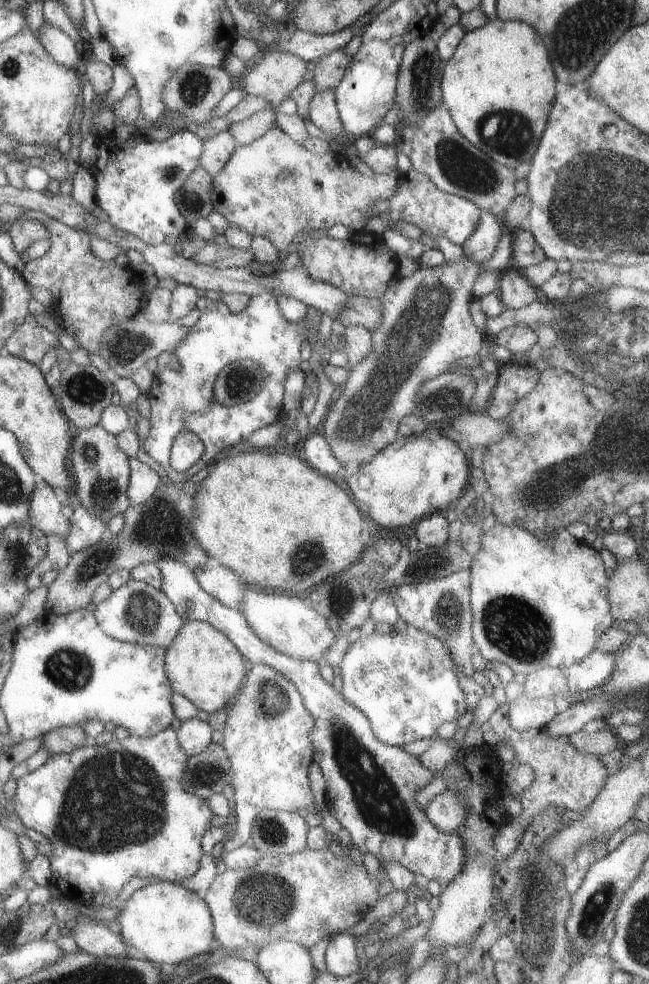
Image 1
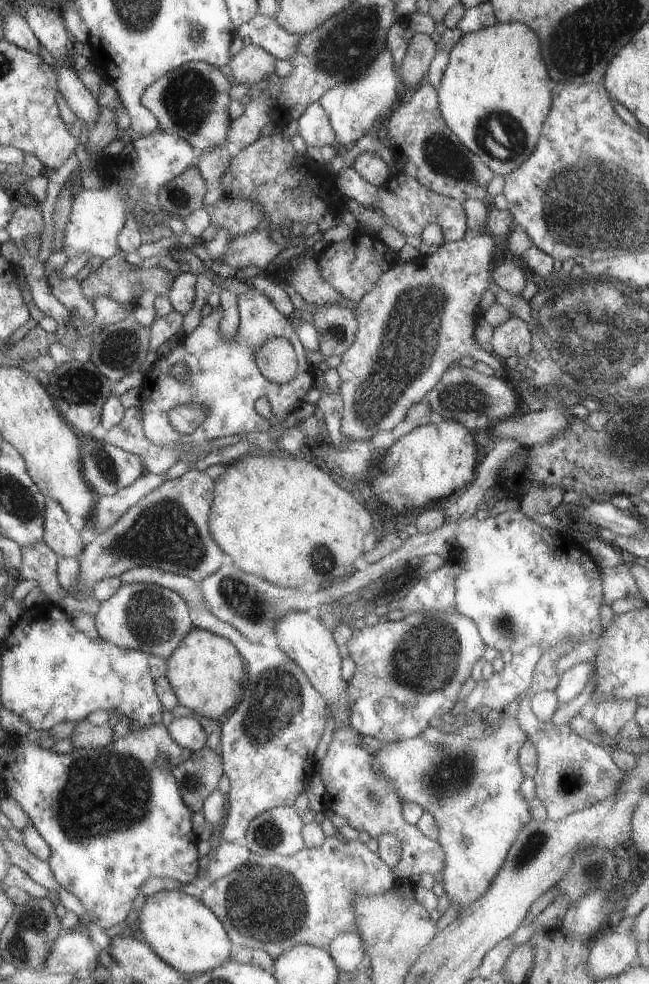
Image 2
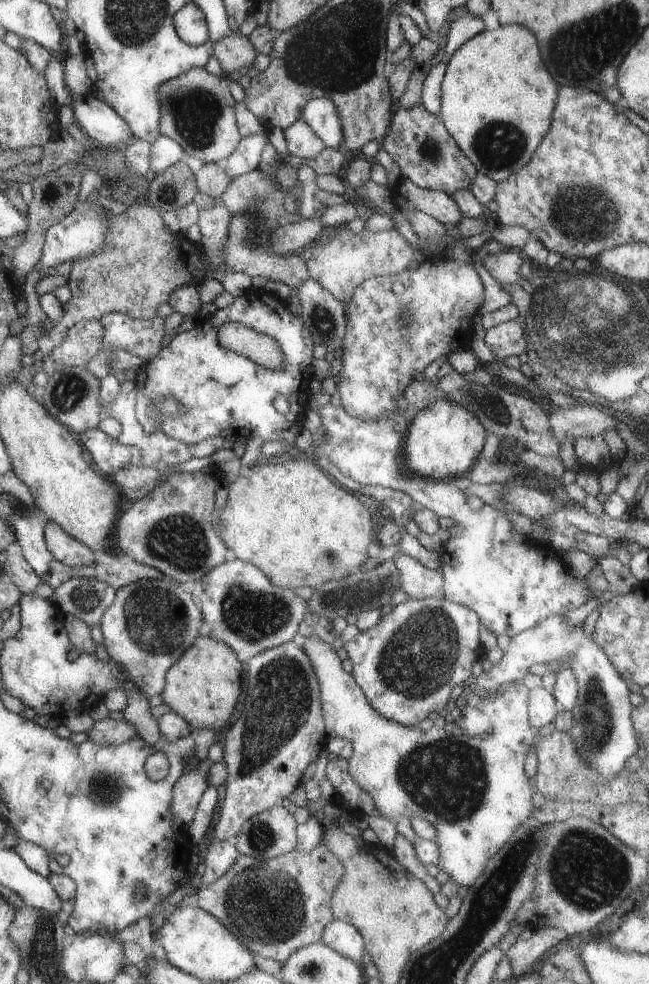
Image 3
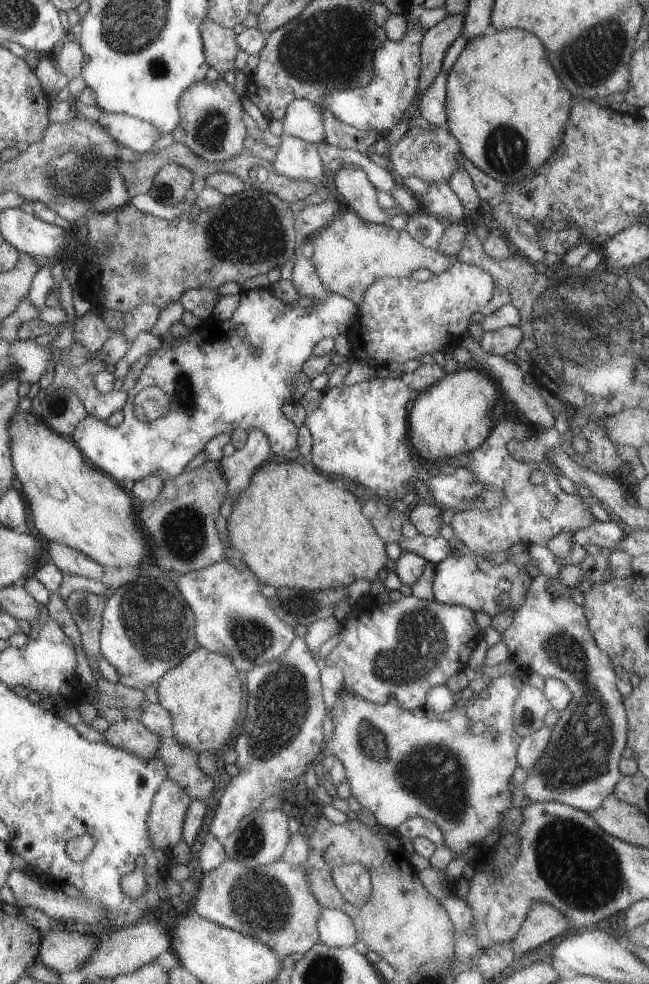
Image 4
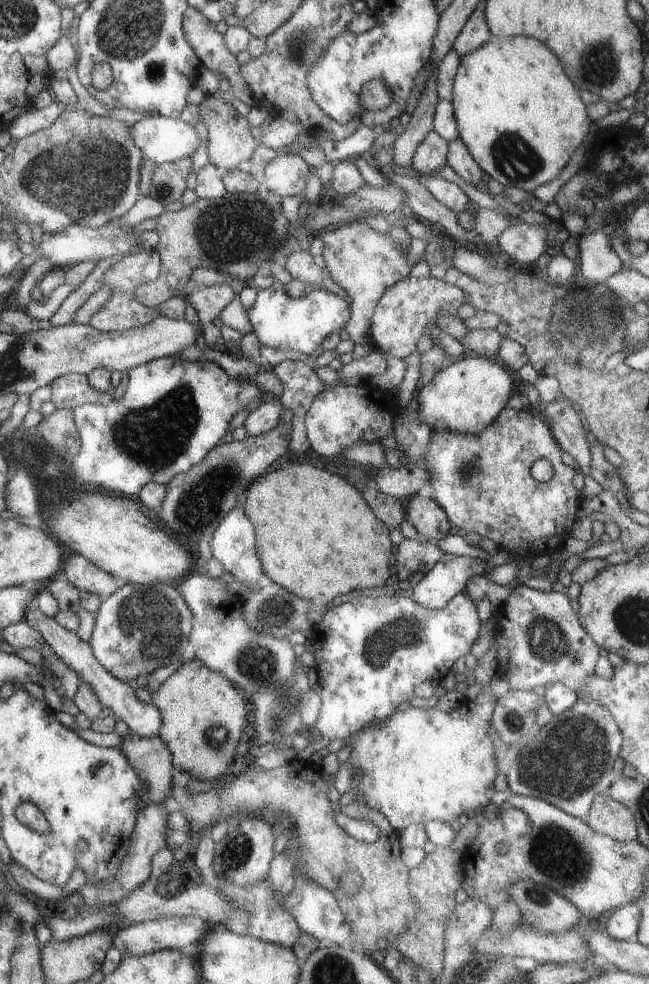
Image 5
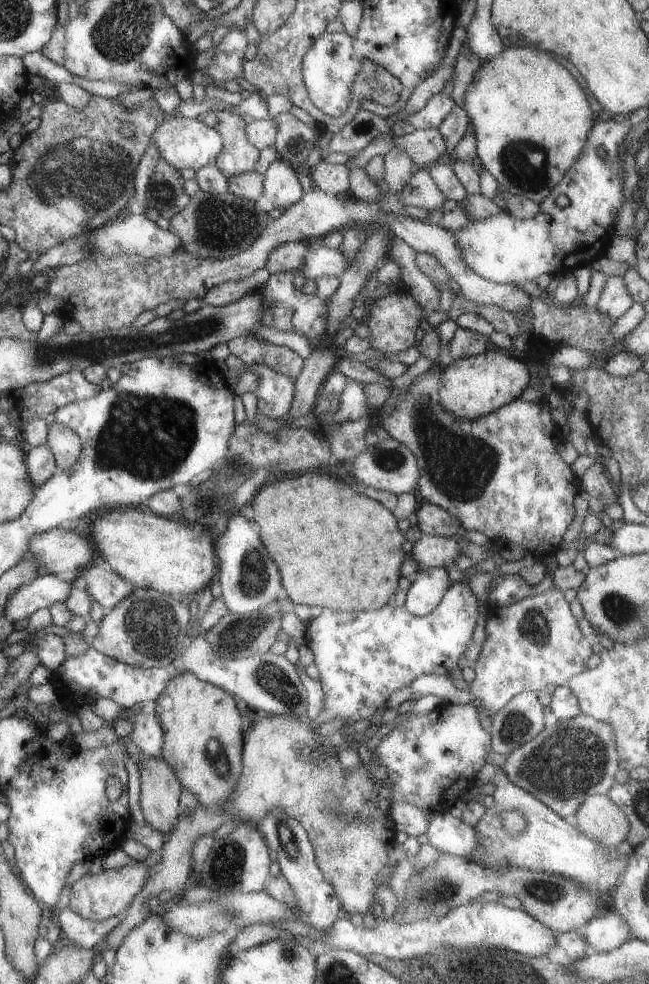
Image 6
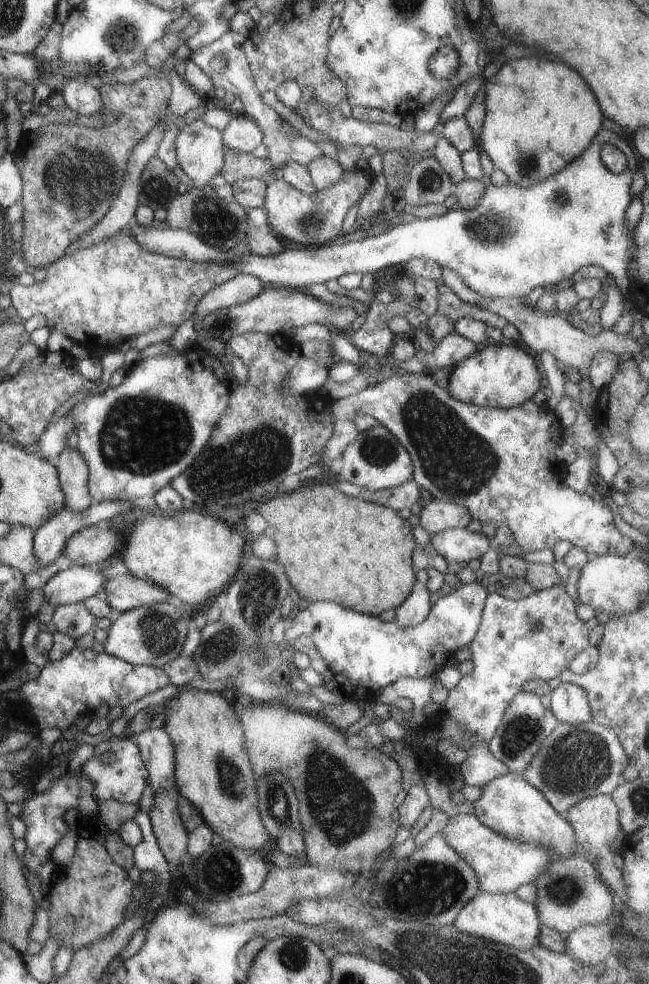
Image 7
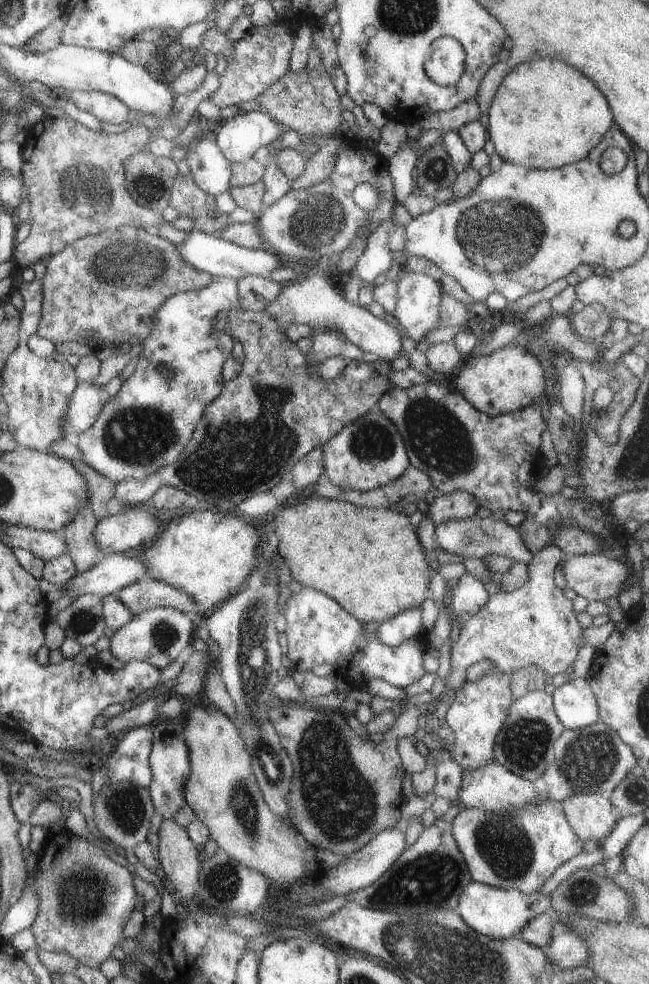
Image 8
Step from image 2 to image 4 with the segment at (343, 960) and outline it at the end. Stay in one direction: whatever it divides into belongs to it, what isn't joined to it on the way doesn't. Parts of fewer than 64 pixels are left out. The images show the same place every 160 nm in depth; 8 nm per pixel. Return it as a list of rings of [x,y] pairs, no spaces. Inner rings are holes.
[[[321,909],[316,922],[318,942],[328,947],[353,947],[357,940],[352,920],[337,909]]]

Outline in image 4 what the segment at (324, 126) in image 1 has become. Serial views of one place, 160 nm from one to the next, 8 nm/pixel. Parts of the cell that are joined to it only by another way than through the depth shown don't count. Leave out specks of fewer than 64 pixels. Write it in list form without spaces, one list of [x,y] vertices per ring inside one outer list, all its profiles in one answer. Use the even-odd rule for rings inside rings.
[[[289,135],[280,136],[281,142],[272,163],[275,174],[290,179],[320,178],[321,163],[317,145]]]

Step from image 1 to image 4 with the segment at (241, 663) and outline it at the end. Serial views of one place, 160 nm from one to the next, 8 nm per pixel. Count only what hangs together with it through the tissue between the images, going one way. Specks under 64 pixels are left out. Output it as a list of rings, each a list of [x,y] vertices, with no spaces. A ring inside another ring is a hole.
[[[197,646],[156,683],[158,705],[171,715],[175,742],[196,752],[195,756],[200,752],[218,755],[229,748],[229,740],[234,738],[241,720],[237,716],[243,690],[235,664],[228,656]]]

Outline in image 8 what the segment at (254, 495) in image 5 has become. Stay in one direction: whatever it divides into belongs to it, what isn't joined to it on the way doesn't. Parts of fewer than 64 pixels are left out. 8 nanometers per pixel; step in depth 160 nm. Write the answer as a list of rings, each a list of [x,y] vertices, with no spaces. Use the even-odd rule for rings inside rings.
[[[312,494],[303,502],[279,509],[275,515],[269,515],[269,518],[269,530],[271,526],[275,526],[273,532],[279,538],[278,553],[287,563],[293,580],[302,587],[315,588],[333,598],[358,621],[382,623],[402,610],[419,607],[425,599],[426,584],[432,571],[421,550],[416,530],[402,507],[397,510],[360,507]]]

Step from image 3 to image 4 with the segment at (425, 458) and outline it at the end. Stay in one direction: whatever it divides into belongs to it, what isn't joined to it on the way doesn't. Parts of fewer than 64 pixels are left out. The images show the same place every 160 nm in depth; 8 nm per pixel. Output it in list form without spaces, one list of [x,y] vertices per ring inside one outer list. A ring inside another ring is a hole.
[[[459,366],[457,371],[444,374],[435,384],[417,393],[408,409],[409,448],[415,450],[421,458],[427,458],[427,460],[439,458],[439,462],[445,456],[451,455],[454,458],[474,451],[484,441],[484,438],[487,438],[492,429],[492,410],[497,401],[495,391],[499,389],[497,384],[495,388],[492,382],[491,376],[485,378],[477,370],[462,370],[462,366]]]

